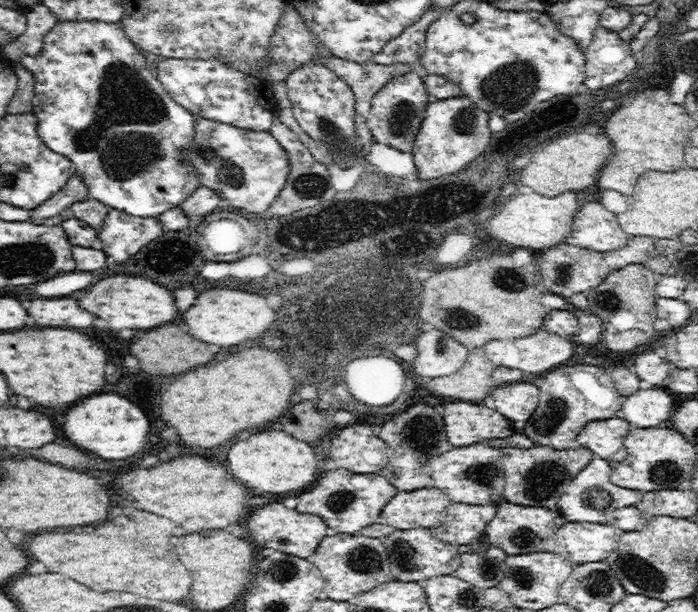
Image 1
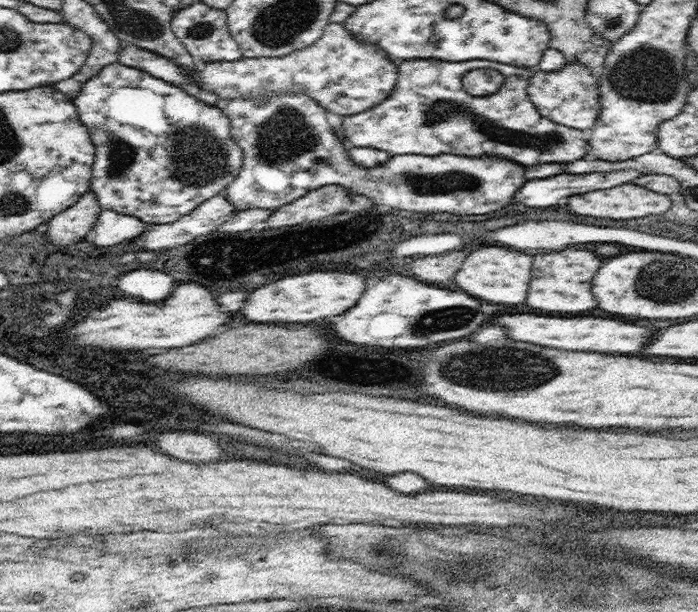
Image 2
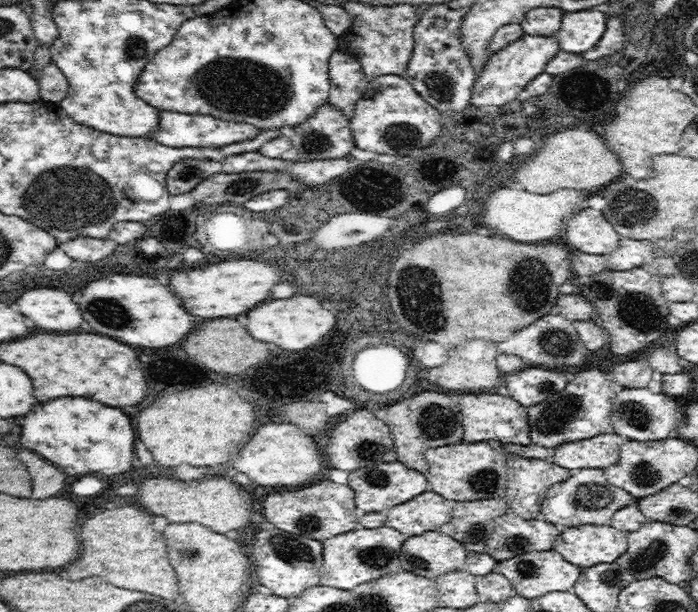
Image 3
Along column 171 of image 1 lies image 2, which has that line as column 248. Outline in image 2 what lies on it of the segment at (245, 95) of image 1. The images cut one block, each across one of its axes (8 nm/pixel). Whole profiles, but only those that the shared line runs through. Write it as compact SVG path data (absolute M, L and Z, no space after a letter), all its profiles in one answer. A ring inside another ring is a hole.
M330 23L325 27L322 36L313 45L306 46L300 50L290 52L283 57L242 57L232 62L206 62L203 70L196 70L192 76L188 72L160 54L151 53L150 50L140 48L136 45L124 45L118 51L118 63L140 70L146 71L156 78L161 78L166 82L176 84L195 84L199 88L206 89L222 99L248 98L266 93L306 93L312 97L316 103L322 105L326 110L332 111L342 116L350 116L368 110L390 96L398 82L398 63L390 60L386 52L370 42L360 42L356 40L342 23Z

